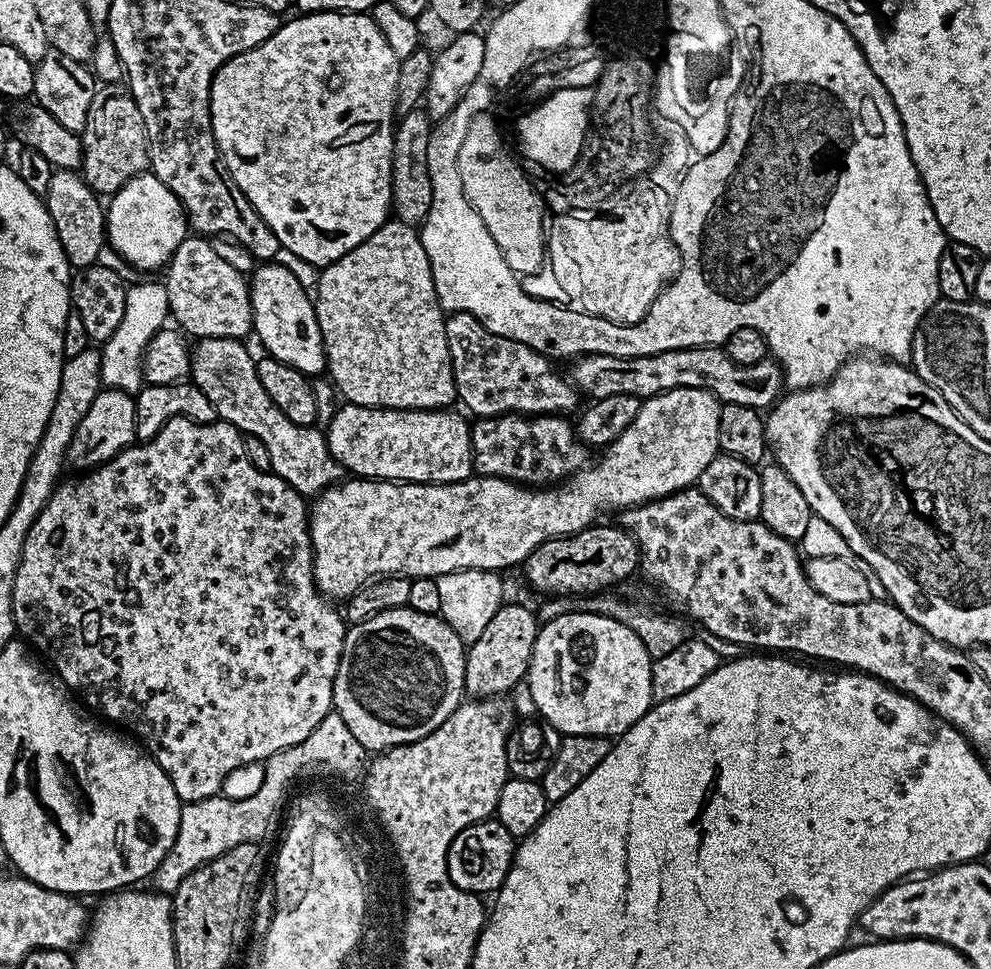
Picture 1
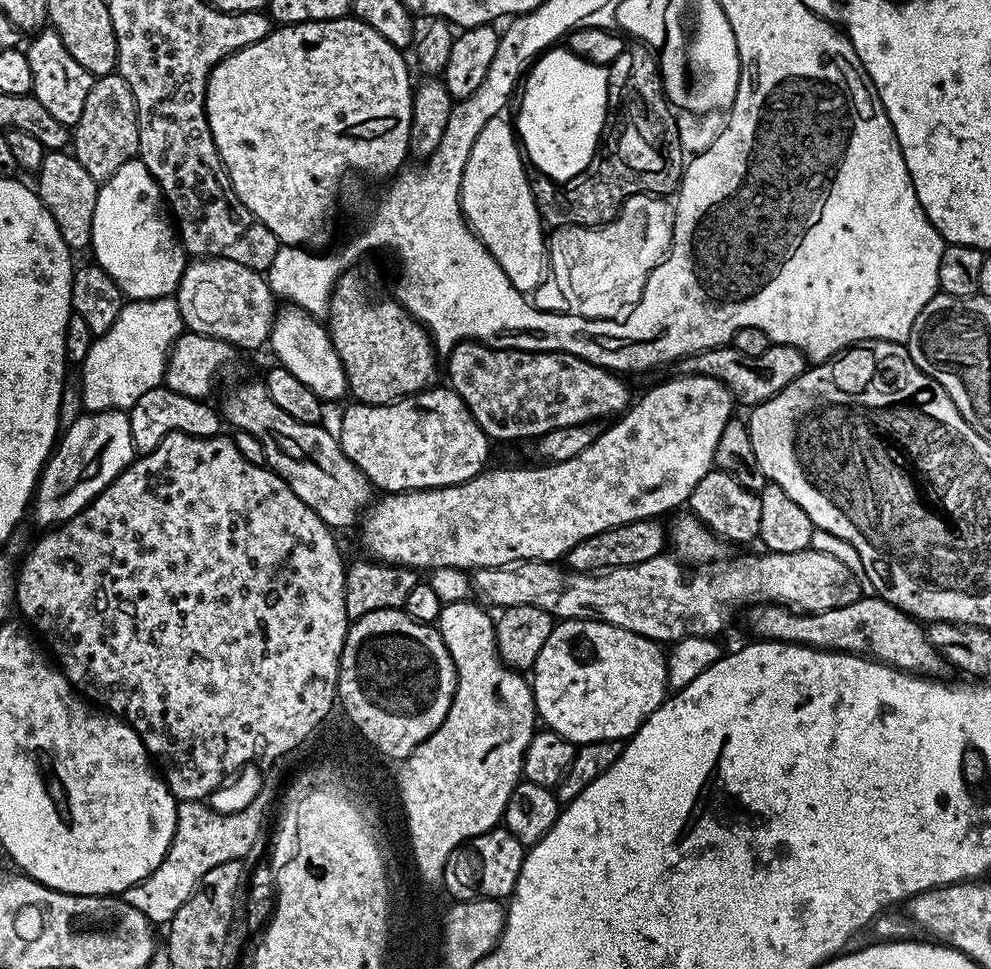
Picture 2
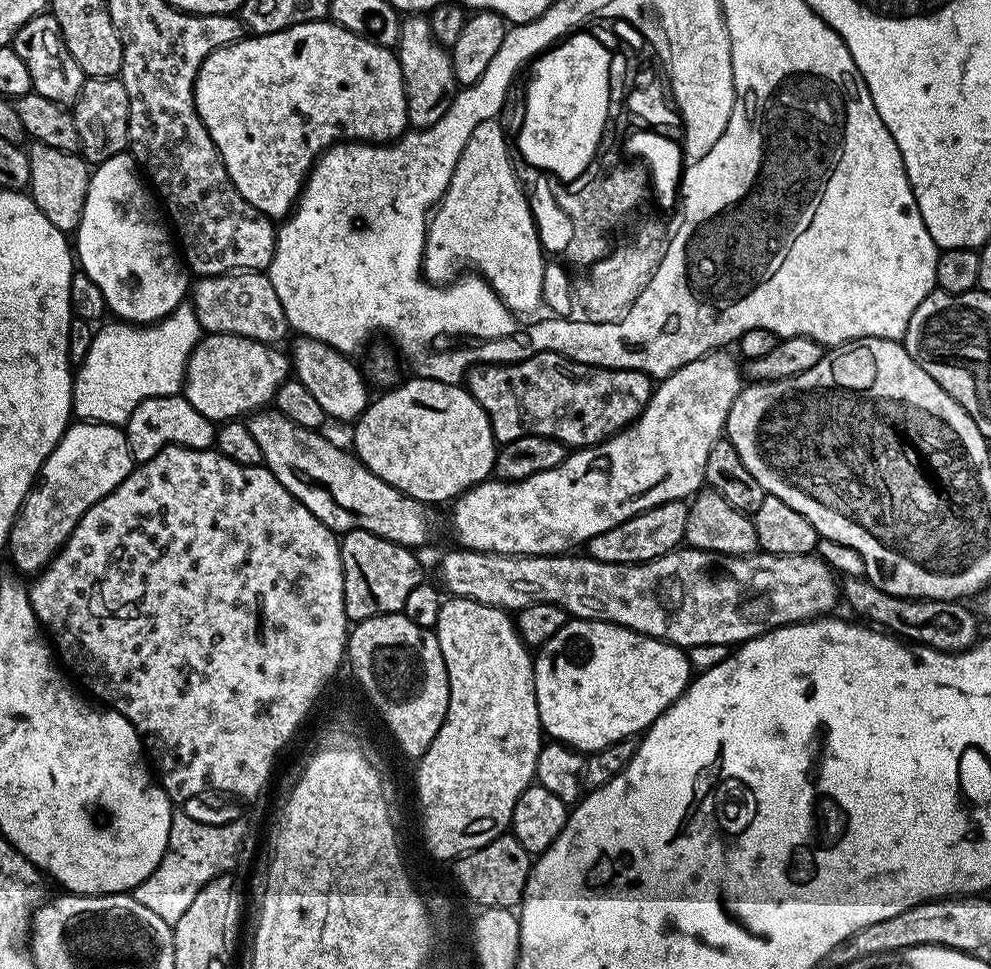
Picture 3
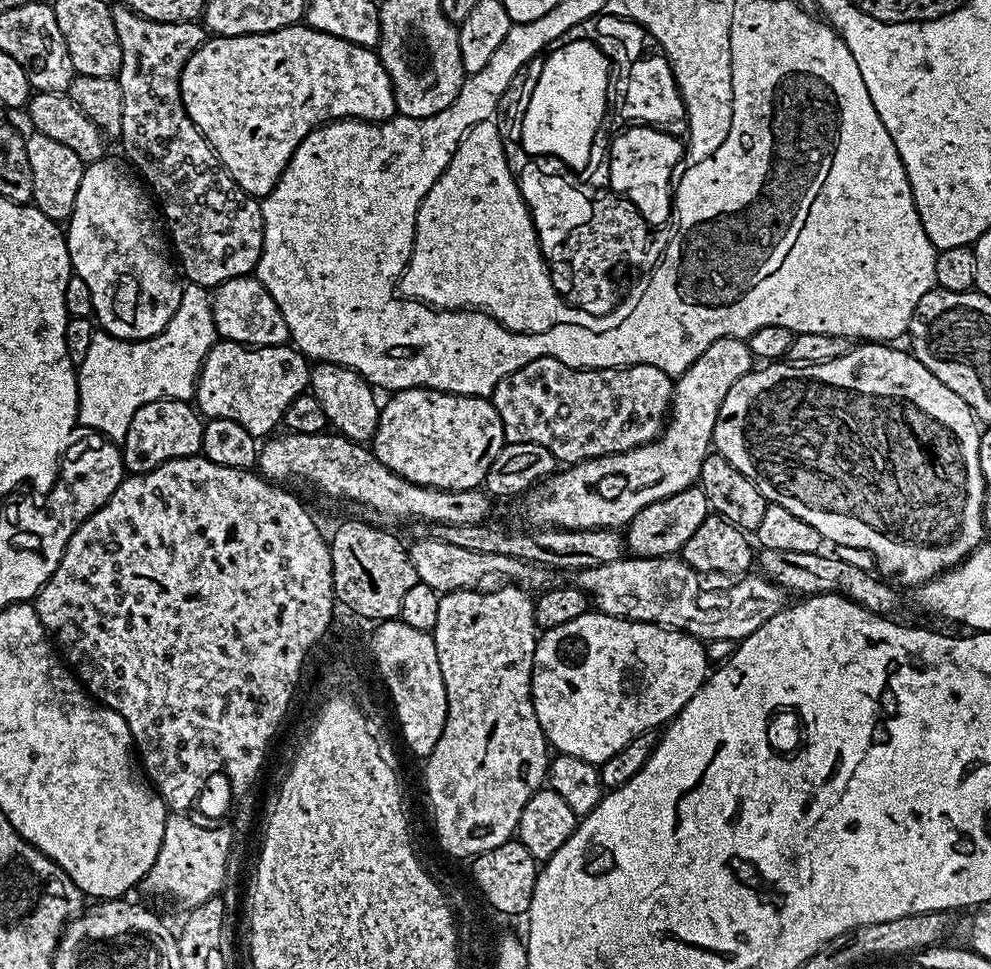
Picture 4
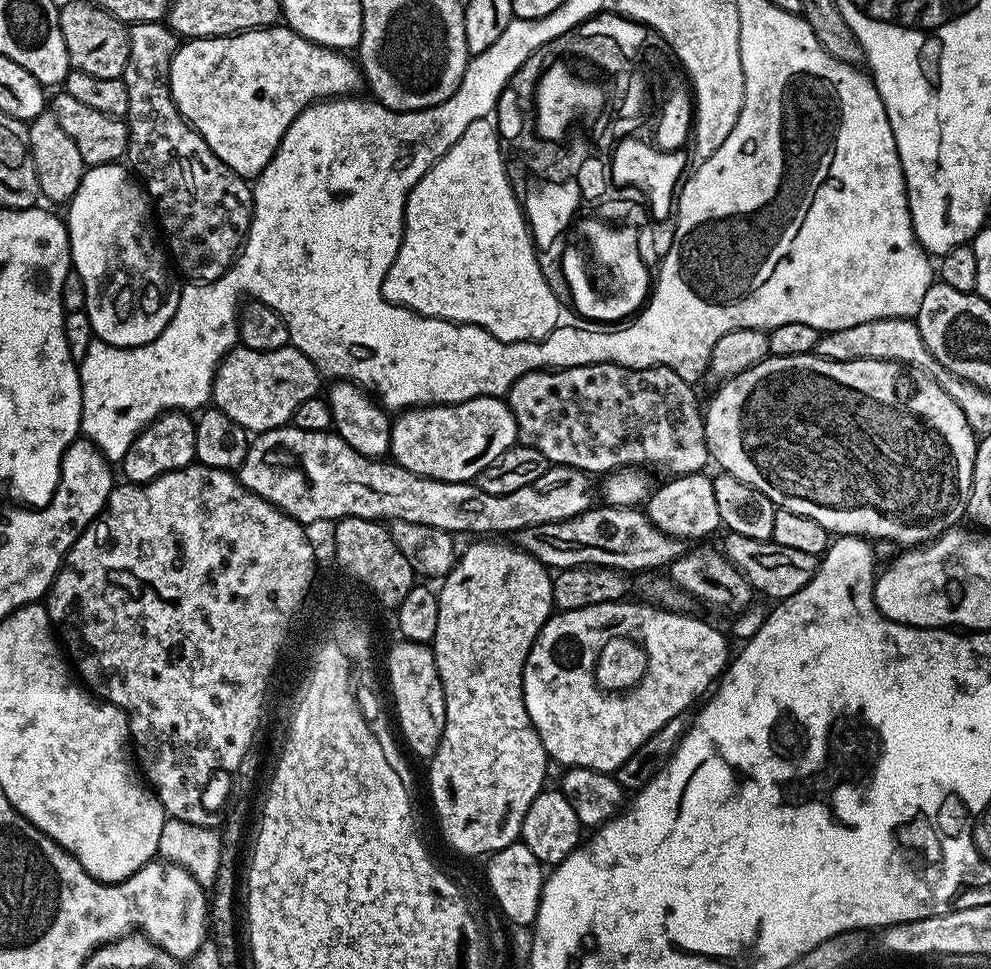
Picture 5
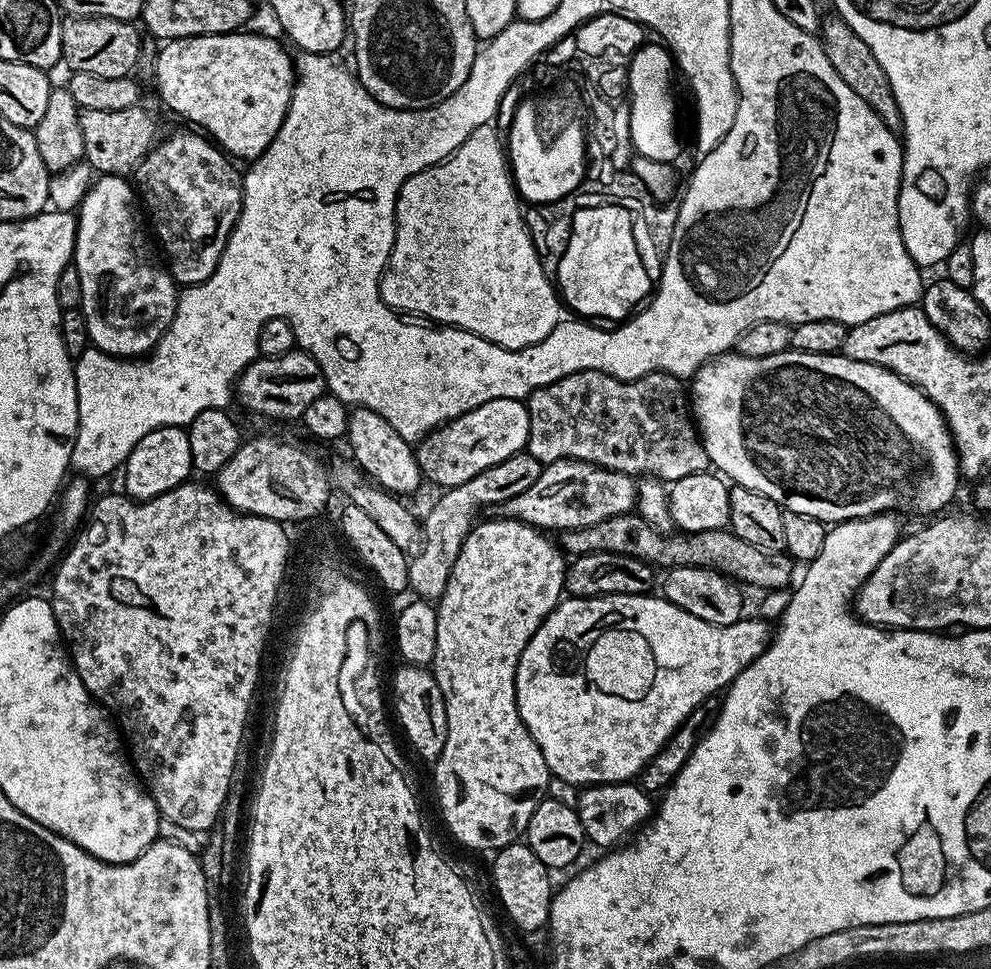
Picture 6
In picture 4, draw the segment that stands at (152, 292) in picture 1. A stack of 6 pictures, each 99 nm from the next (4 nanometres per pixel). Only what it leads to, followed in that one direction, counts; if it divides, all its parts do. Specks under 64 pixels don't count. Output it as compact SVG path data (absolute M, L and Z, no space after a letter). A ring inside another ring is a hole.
M191 282L184 284L174 318L149 340L119 340L103 330L93 331L90 350L78 365L78 420L85 429L103 432L109 440L123 442L130 418L146 402L187 400L196 395L196 380L206 354L218 337L209 289Z

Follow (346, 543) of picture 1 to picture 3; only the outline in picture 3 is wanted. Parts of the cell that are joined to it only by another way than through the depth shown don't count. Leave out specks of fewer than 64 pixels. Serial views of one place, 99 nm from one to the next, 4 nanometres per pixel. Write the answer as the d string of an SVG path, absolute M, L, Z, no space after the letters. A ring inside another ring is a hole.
M728 350L707 352L705 356L698 357L694 362L682 365L677 372L671 372L670 375L663 377L653 387L650 402L642 410L642 414L636 419L635 424L629 424L616 436L603 440L600 444L594 444L590 448L581 448L565 455L564 461L558 466L554 466L554 470L542 470L542 474L534 474L530 478L522 478L521 480L489 478L483 480L480 484L475 484L474 487L462 493L461 496L457 496L454 501L456 509L452 512L452 520L450 516L450 532L456 535L457 542L455 543L461 549L469 548L475 552L501 552L507 556L554 556L564 554L571 549L568 547L572 543L580 544L580 546L587 545L590 538L594 538L598 534L602 534L606 530L634 518L640 512L645 512L654 506L665 504L671 500L684 500L701 491L704 484L706 457L710 455L710 446L714 446L714 442L721 439L730 406L734 406L734 398L740 393L742 387L742 368L737 357L733 356L728 353Z

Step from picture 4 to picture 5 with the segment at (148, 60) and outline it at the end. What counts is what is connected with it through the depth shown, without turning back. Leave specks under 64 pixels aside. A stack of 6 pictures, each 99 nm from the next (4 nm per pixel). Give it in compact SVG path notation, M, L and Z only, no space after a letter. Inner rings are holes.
M157 22L155 24L131 25L131 27L128 28L128 37L130 38L130 58L126 62L126 70L122 77L124 85L126 86L126 94L130 98L130 106L128 107L128 115L126 117L130 137L126 157L127 163L130 165L131 171L142 181L154 205L154 212L158 217L158 224L162 229L162 236L166 241L167 251L170 253L179 275L181 277L188 276L184 278L192 282L211 282L218 279L220 275L232 265L232 261L236 259L240 249L244 247L244 237L247 236L248 227L252 221L252 190L249 181L245 179L245 177L239 176L234 170L227 168L227 166L216 157L214 150L210 150L210 146L207 142L198 135L195 128L185 120L184 115L176 109L176 103L170 94L170 86L168 85L170 62L174 58L178 47L178 37L176 33L168 27L167 23Z

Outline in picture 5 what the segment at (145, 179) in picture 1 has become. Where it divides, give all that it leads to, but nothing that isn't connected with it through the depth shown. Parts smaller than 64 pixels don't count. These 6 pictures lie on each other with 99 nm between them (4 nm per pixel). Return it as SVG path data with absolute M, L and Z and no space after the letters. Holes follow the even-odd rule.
M120 162L88 168L66 211L72 268L81 276L85 287L83 311L88 313L95 339L105 340L116 348L133 348L158 338L170 318L174 318L174 310L178 310L182 284L158 235L154 205L143 183Z

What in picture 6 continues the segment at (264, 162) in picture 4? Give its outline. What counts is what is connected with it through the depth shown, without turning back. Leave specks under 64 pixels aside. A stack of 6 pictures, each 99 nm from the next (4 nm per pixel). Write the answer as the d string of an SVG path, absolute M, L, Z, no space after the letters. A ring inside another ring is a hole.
M237 30L235 32L223 32L217 36L187 36L177 40L169 40L161 43L160 53L156 56L156 92L160 95L160 100L172 112L177 112L184 120L189 120L189 125L203 130L229 157L237 158L241 156L244 162L251 162L257 156L261 156L270 146L272 139L278 134L282 122L286 116L288 103L292 100L294 91L294 76L292 80L292 60L288 57L288 52L276 40L271 40L268 36L255 36L249 30Z

